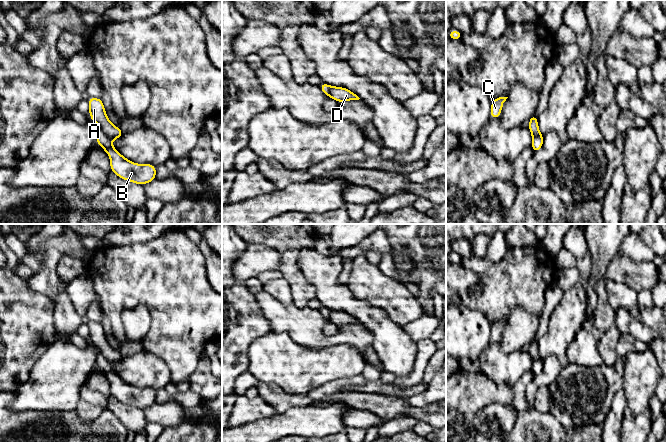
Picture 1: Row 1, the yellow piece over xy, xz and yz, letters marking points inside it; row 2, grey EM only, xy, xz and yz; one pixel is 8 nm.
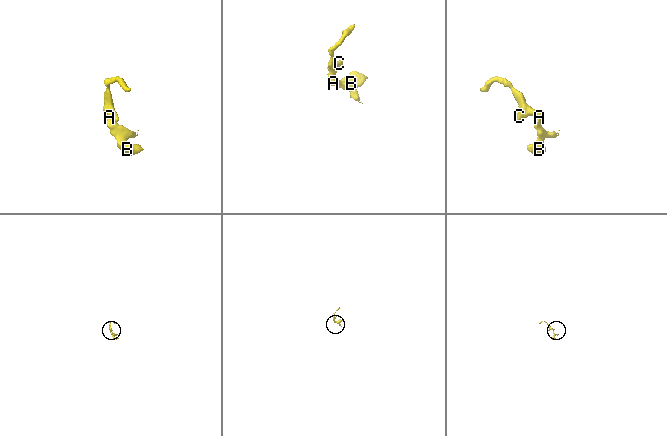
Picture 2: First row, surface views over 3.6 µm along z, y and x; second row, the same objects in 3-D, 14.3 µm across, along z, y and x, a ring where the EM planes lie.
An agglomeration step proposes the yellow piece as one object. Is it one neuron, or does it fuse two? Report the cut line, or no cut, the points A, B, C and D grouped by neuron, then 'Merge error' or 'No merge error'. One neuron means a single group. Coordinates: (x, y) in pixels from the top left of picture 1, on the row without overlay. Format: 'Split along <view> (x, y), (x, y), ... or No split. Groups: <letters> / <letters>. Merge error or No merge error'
No split. Groups: A B C D. No merge error

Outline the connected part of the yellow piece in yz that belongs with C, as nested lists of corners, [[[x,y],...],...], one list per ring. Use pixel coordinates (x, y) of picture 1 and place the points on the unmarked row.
[[[499,321],[492,324],[490,342],[500,342],[503,327],[508,321]]]

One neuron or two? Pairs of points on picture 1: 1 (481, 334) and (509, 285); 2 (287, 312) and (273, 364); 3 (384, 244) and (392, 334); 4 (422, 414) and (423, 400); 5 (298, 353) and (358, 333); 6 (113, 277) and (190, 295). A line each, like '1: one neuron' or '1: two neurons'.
1: two neurons
2: two neurons
3: two neurons
4: two neurons
5: two neurons
6: one neuron

